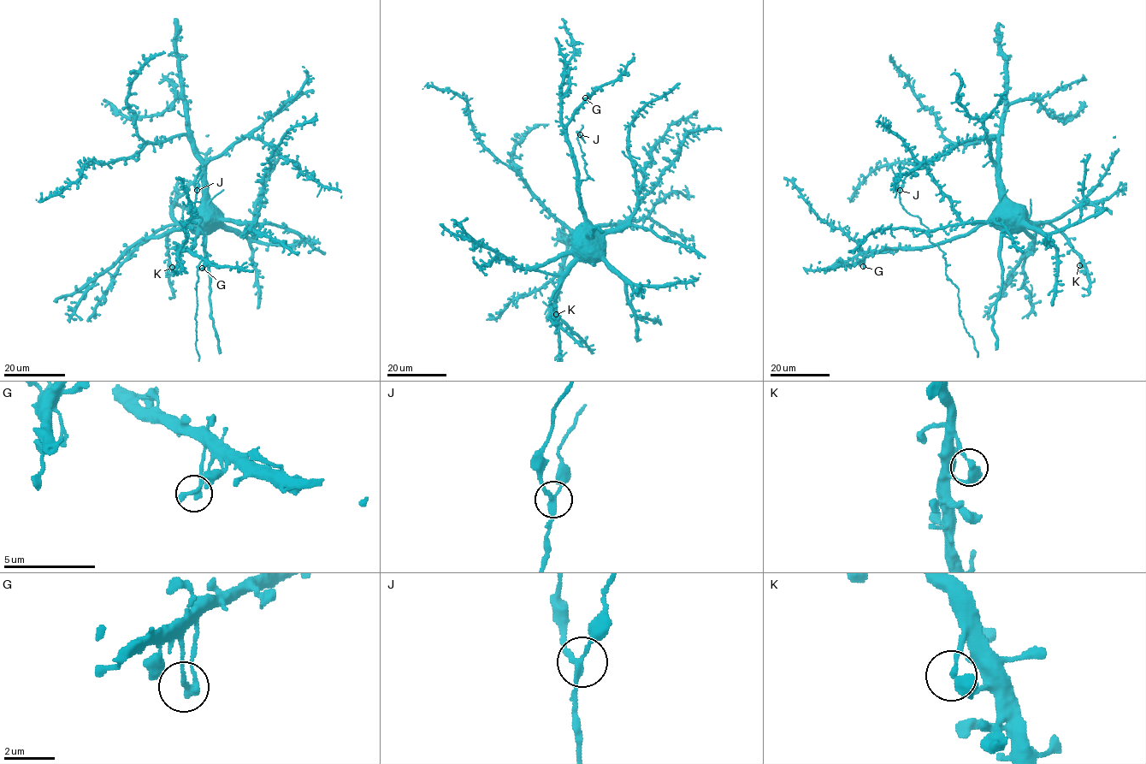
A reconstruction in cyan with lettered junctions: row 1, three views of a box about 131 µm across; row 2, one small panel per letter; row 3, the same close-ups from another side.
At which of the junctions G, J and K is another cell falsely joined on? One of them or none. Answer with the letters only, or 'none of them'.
J

